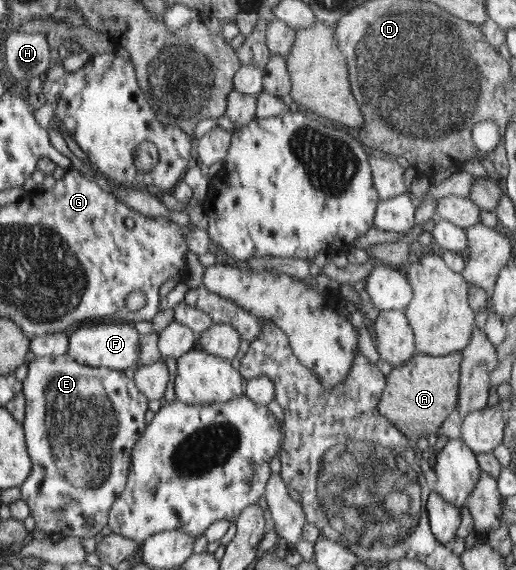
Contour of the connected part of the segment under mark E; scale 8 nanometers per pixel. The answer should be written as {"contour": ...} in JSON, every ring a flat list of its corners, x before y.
{"contour":[[62,354,54,357,35,357,28,365,27,377,22,380,22,393,24,394,25,405,25,419,24,429,25,438,28,439,28,451,32,459,32,472,29,473,28,480,19,486,21,491,21,498,27,502,31,514,35,519,35,528,44,533,61,534,64,537,76,536,83,538,100,537,100,533,109,524,109,510,116,504,117,498,121,496,121,492,125,490,128,485,128,474,131,472,132,466,132,450,136,446,136,442,143,436,145,426,145,414,147,414,147,396,141,394,137,385,130,376,125,376,125,371,111,370,105,367,85,366,78,363,68,354]]}

